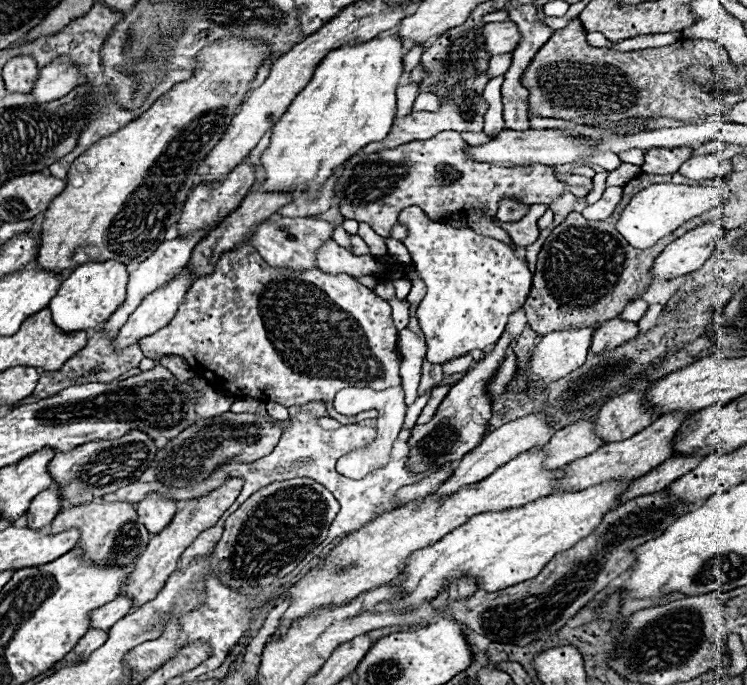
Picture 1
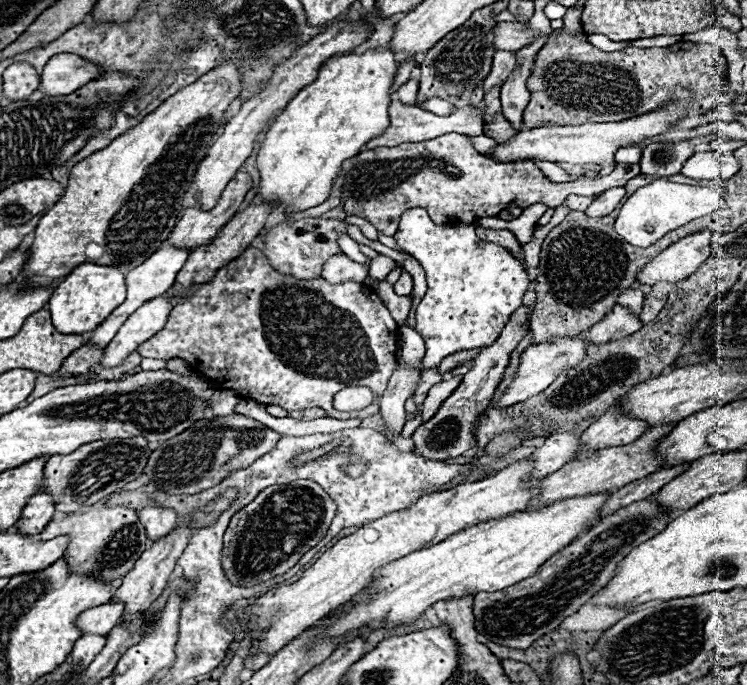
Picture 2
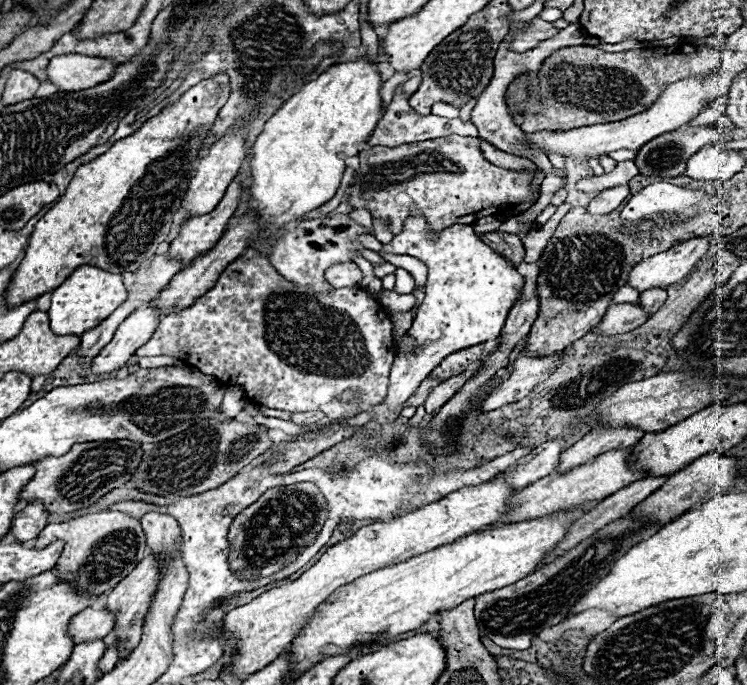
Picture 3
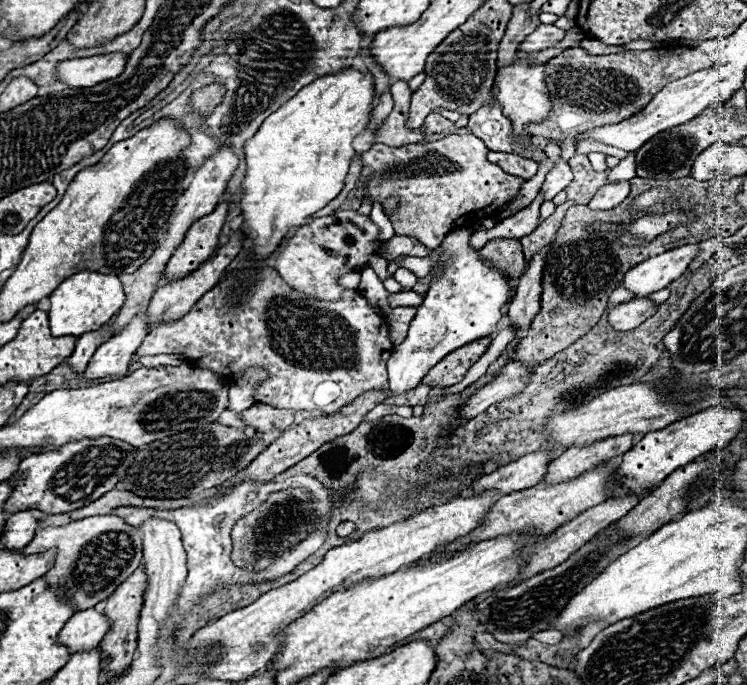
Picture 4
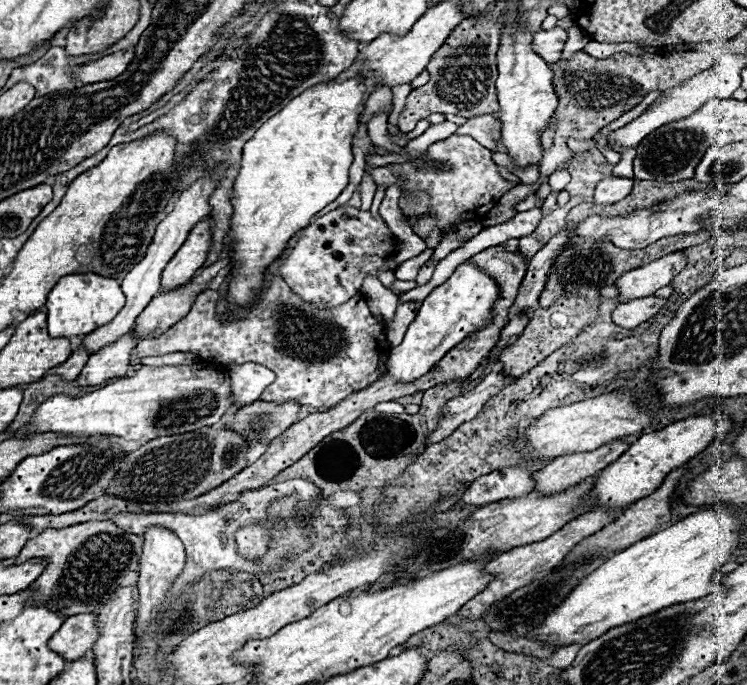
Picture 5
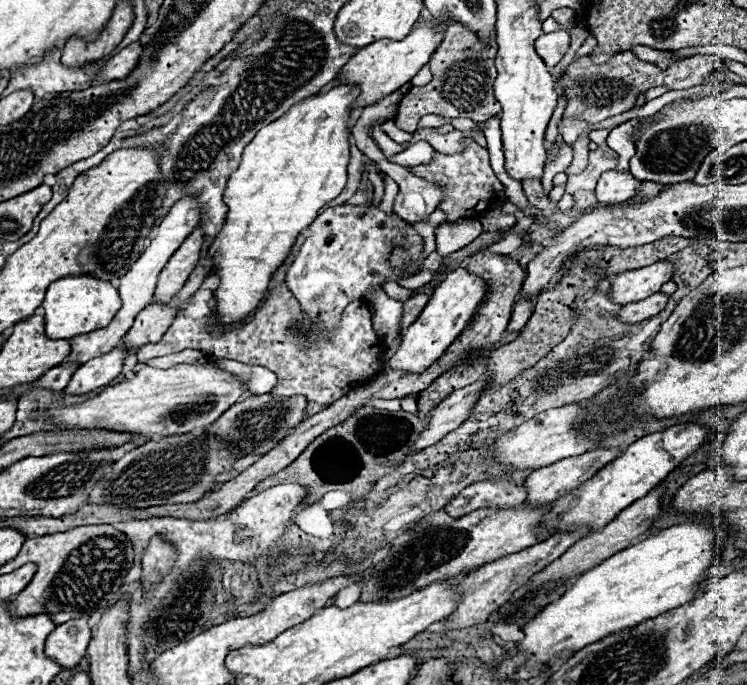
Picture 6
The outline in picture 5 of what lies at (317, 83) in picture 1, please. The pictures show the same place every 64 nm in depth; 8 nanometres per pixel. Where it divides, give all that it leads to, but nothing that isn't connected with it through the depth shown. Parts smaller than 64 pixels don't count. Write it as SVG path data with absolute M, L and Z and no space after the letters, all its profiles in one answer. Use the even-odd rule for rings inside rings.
M360 76L346 78L344 82L326 80L304 90L296 100L290 100L276 116L268 118L252 140L244 144L242 168L234 182L234 216L230 224L230 246L234 248L232 280L228 286L228 308L246 308L252 304L264 286L264 270L272 264L288 240L306 228L316 212L338 198L348 184L348 168L352 164L352 138L360 126L360 114L366 104L366 84Z

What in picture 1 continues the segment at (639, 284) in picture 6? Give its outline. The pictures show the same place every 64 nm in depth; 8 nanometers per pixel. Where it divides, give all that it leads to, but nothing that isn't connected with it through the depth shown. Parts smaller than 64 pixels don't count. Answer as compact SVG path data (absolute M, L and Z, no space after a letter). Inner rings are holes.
M704 222L688 234L670 242L654 262L652 276L678 278L698 270L714 252L716 244L724 238L726 230L714 222Z

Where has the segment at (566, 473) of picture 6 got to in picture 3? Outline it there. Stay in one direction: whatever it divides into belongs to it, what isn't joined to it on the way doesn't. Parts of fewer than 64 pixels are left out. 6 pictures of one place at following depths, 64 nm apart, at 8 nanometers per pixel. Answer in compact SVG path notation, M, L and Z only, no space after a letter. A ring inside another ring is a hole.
M596 426L592 428L582 440L578 440L574 446L570 446L556 468L556 472L564 474L570 468L576 468L608 450L614 448L628 448L630 444L634 446L644 432L634 426L622 426L622 428L612 428L612 426Z

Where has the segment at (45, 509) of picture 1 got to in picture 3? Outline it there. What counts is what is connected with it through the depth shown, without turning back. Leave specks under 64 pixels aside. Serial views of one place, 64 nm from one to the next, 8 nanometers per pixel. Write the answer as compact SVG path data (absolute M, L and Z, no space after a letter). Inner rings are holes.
M34 500L24 510L16 512L14 524L8 534L14 536L14 540L18 542L28 542L36 538L36 532L40 532L44 524L48 524L48 516L50 512L44 512L44 504L40 504L40 500Z

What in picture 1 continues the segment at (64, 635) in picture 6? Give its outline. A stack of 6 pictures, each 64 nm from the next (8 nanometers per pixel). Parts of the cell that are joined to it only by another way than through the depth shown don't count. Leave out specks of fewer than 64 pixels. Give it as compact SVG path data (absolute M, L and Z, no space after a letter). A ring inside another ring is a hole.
M118 596L116 600L96 608L90 614L90 628L100 628L100 630L108 630L112 628L112 624L116 624L118 620L122 620L130 610L132 610L134 602L128 596Z

